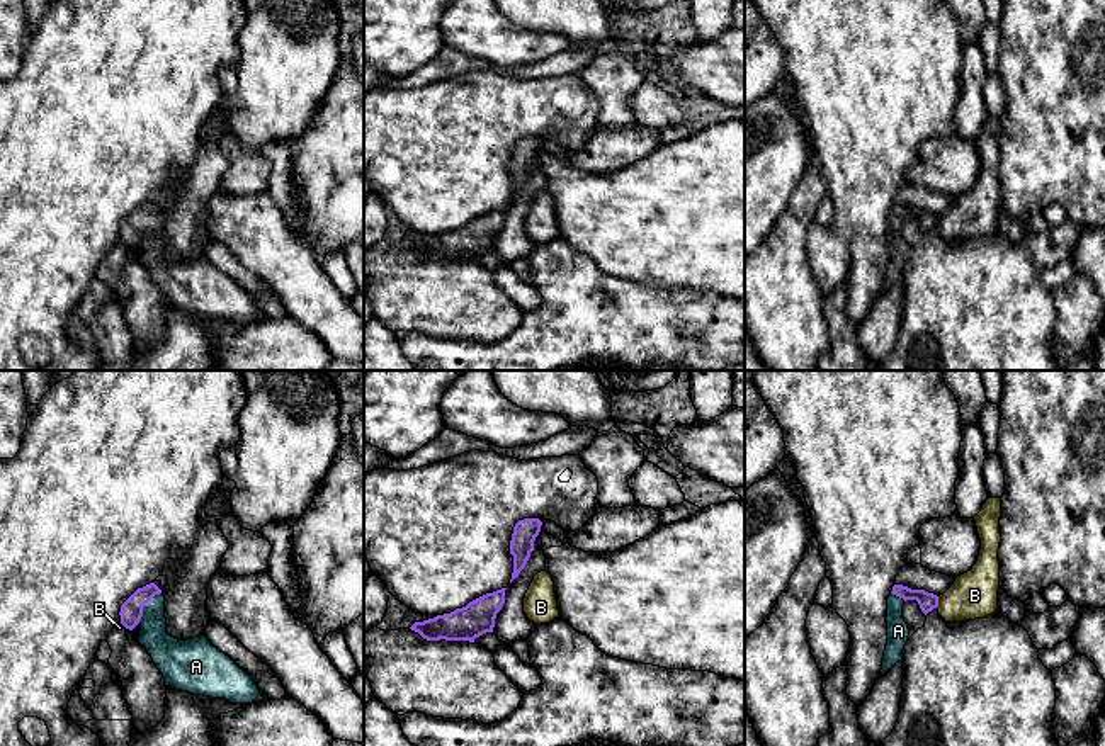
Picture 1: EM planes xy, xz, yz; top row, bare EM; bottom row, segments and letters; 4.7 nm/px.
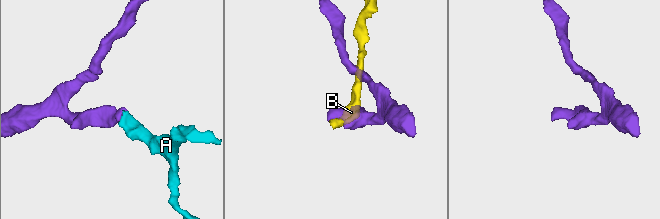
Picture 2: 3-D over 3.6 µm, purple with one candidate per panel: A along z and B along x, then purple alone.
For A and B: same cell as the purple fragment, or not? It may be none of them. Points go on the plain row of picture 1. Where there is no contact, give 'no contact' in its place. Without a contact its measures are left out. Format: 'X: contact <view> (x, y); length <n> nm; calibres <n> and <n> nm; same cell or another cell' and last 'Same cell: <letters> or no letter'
A: contact xy (143, 225); length 190 nm; calibres 110 and 150 nm; same cell
B: contact yz (937, 221); length 60 nm; calibres 90 and 220 nm; another cell
Same cell: A

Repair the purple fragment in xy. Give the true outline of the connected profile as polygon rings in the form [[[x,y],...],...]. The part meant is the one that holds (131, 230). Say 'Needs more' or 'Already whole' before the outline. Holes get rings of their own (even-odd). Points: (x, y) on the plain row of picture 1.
Needs more. [[[155,202],[138,207],[121,224],[119,235],[129,250],[141,245],[138,262],[151,275],[167,306],[231,323],[248,325],[265,318],[252,296],[206,255],[178,260],[167,253],[165,214]]]

